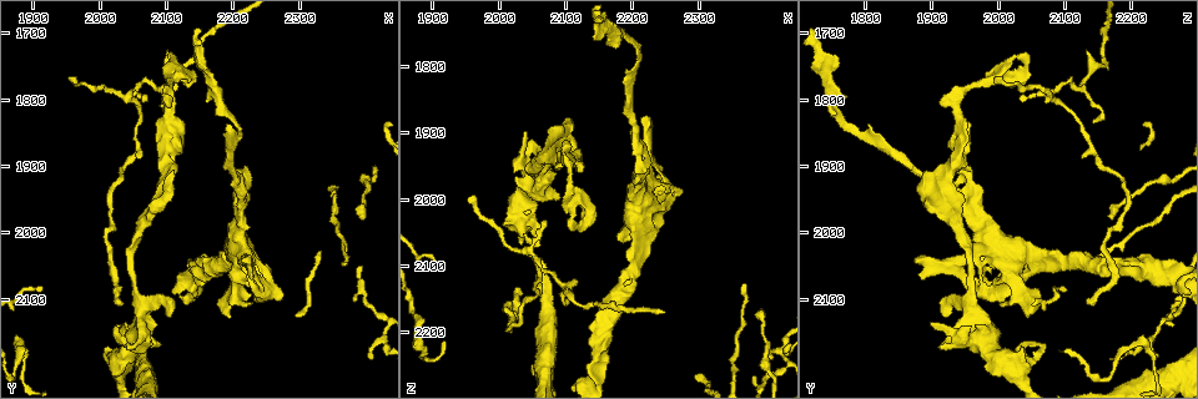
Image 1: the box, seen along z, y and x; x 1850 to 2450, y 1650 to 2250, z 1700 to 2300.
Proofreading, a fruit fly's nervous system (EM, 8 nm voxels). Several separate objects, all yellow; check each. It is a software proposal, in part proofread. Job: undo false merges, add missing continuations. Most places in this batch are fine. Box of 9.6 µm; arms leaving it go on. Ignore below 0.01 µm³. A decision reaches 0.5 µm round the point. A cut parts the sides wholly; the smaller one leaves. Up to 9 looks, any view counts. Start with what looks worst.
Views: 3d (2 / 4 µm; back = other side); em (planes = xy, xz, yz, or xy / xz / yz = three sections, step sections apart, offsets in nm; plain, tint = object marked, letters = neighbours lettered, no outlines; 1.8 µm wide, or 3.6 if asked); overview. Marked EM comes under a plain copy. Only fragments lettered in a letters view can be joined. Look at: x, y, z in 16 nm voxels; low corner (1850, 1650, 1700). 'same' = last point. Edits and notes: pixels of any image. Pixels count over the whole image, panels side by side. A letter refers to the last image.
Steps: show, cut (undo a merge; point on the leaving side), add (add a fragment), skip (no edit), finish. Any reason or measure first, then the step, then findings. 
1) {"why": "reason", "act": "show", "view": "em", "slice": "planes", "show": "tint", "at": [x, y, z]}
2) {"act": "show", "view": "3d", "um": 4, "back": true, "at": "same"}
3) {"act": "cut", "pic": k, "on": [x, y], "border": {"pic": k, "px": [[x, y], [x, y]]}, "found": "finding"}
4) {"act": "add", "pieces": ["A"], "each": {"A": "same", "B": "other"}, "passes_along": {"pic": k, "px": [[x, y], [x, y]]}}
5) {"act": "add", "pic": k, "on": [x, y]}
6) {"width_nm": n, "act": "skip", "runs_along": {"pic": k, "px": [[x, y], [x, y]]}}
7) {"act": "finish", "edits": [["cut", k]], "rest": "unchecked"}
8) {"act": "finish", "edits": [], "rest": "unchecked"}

{"why": "branch stops here", "act": "show", "view": "3d", "um": 4, "back": true, "at": [2140, 1730, 1755]}

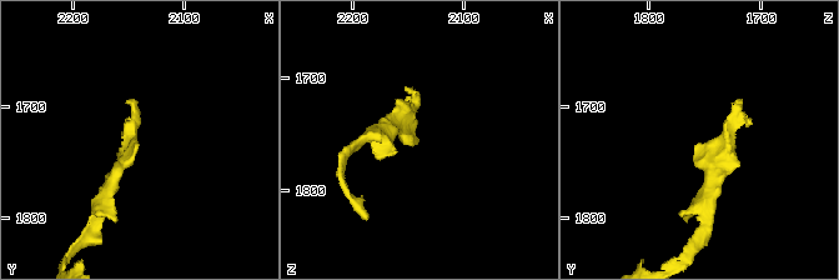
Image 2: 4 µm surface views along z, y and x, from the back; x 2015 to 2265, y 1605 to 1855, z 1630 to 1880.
{"act": "show", "view": "em", "slice": "planes", "show": "tint", "at": [2142, 1732, 1754]}

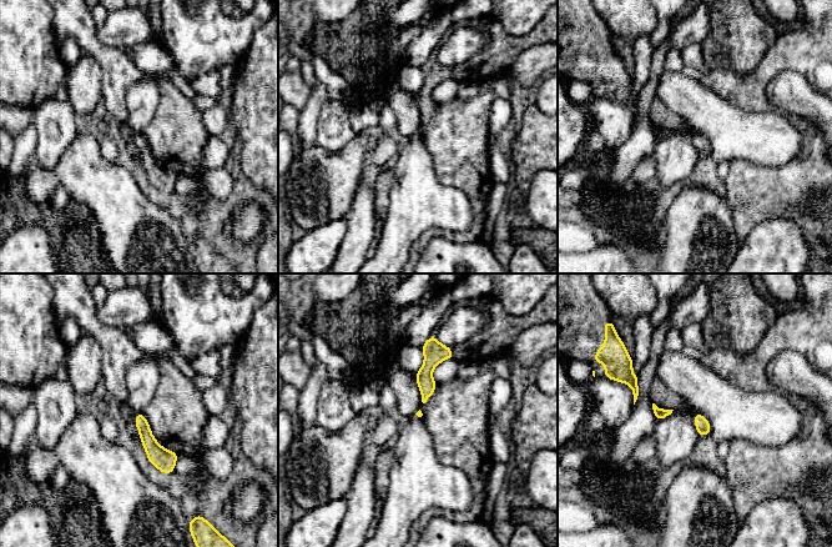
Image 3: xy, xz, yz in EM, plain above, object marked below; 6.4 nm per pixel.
{"why": "see the neighbours", "act": "show", "view": "em", "slice": "planes", "show": "letters", "at": "same"}

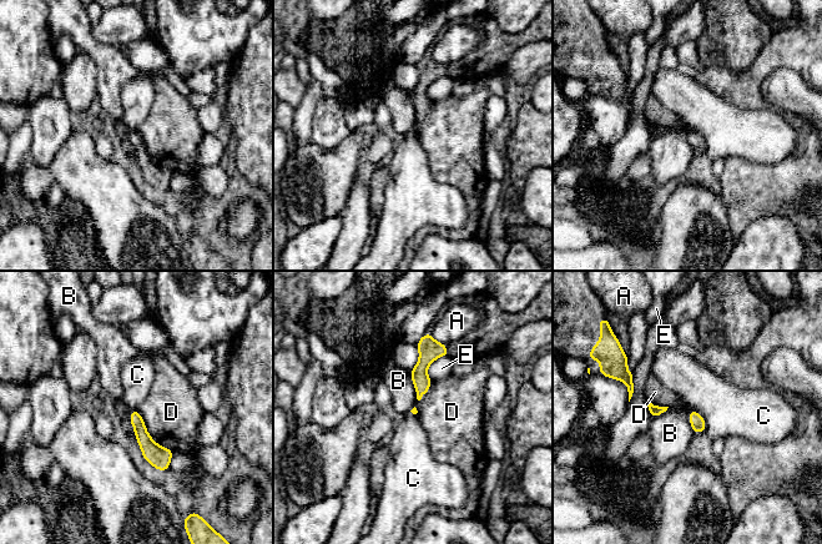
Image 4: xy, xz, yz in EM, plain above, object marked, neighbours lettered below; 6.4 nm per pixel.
{"act": "skip", "each": {"A": "other", "B": "other", "C": "other", "D": "other", "E": "other"}, "runs_along": {"pic": 4, "px": [[134, 413], [145, 442], [165, 467]]}, "found": "none of them fits"}

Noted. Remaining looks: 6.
{"why": "side arm on a straight run", "act": "show", "view": "em", "slice": "planes", "show": "letters", "at": [2100, 1880, 1940]}

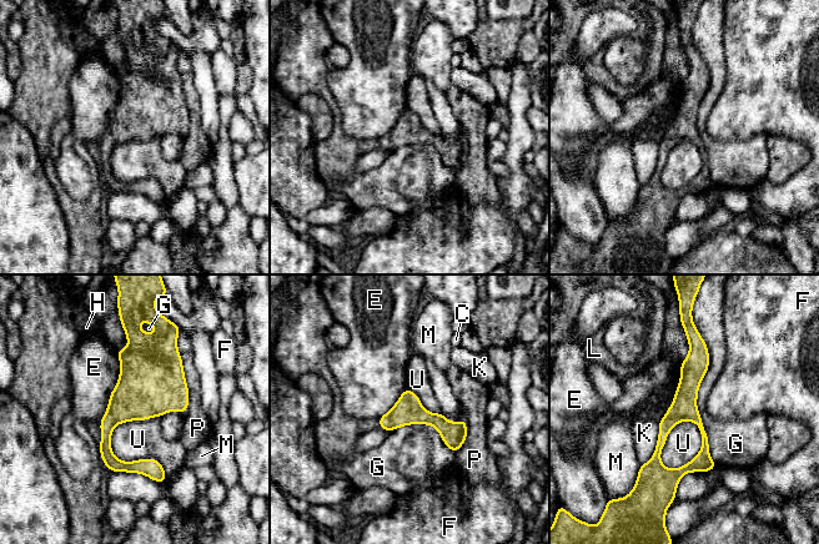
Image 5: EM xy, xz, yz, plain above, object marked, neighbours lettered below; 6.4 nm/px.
{"act": "skip", "each": {"C": "other", "E": "other", "F": "other", "G": "other", "H": "other", "K": "other", "L": "other", "M": "other", "P": "other", "U": "other"}, "border": {"pic": 5, "px": [[117, 423], [111, 452], [167, 479]]}, "found": "all the same neuron"}

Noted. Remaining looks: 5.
{"why": "free end", "act": "show", "view": "3d", "um": 4, "at": [2040, 2175, 1910]}

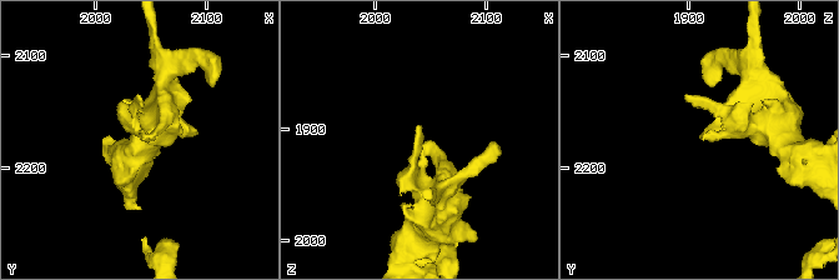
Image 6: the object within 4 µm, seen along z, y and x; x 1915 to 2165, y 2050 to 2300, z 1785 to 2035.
{"act": "show", "view": "em", "slice": "xz", "step": 8, "show": "tint", "at": [2042, 2174, 1914]}

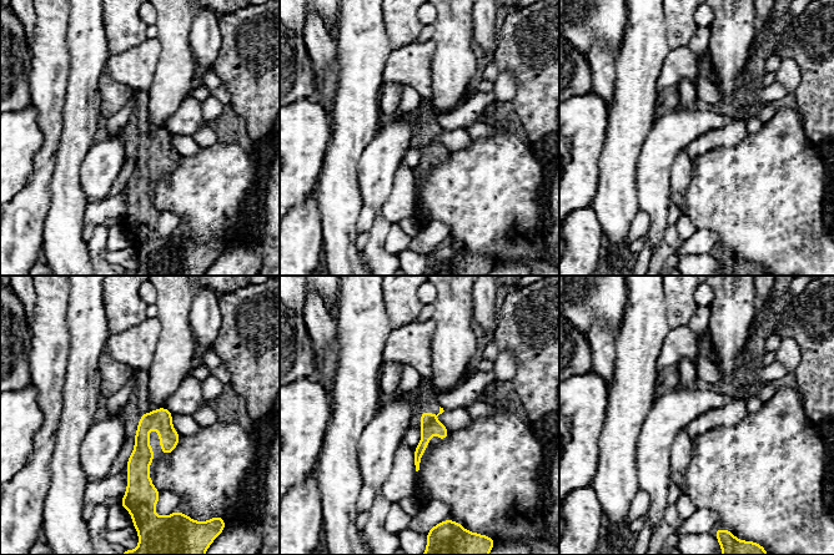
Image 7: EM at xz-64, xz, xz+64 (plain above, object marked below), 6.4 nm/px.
{"act": "show", "view": "em", "slice": "xz", "step": 8, "show": "letters", "at": "same"}

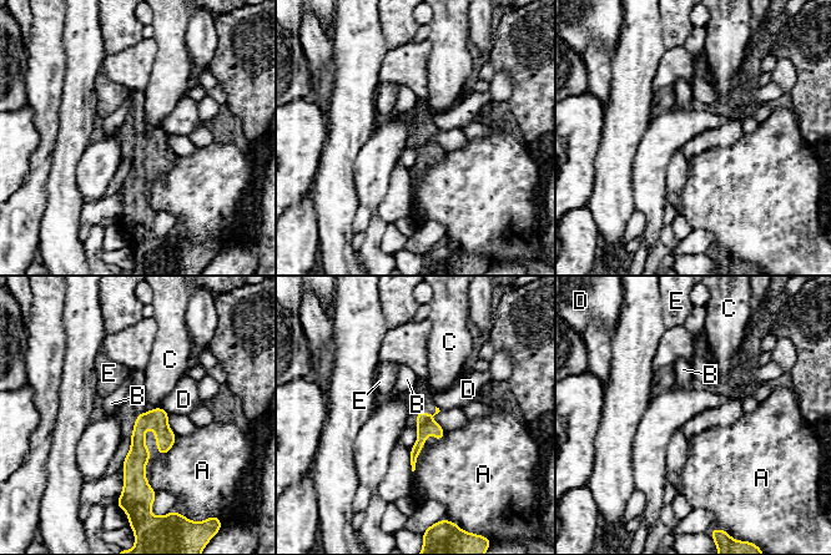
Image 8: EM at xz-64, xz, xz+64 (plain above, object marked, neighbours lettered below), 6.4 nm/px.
{"act": "skip", "each": {"A": "other", "B": "other", "C": "other", "D": "other", "E": "other"}, "border": {"pic": 8, "px": [[160, 407], [169, 413]]}, "found": "none of them fits"}

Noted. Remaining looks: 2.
{"why": "touches itself", "act": "show", "view": "em", "slice": "planes", "show": "letters", "at": [2250, 2095, 2000]}

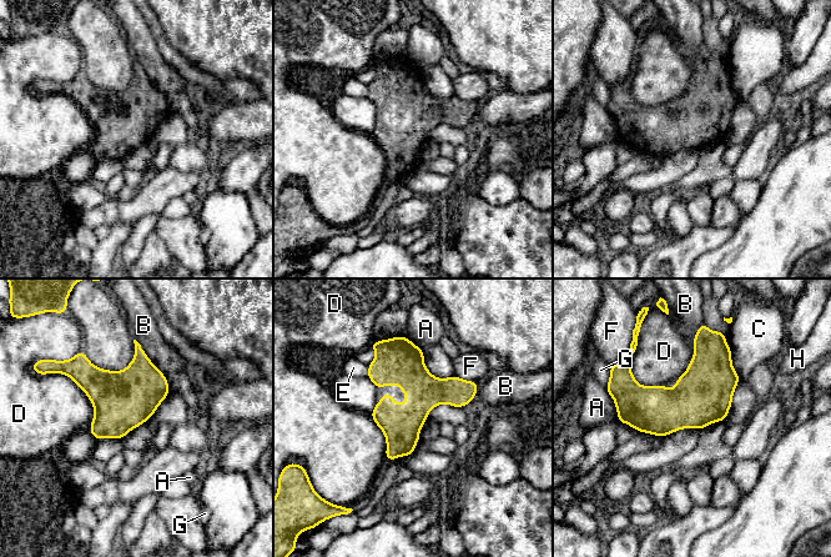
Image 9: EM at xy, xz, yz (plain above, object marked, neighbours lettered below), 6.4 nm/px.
{"width_nm": 260, "act": "skip", "each": {"A": "other", "B": "other", "C": "other", "D": "other", "E": "other", "F": "other", "G": "other", "H": "other"}, "runs_along": {"pic": 9, "px": [[407, 344], [413, 412], [389, 456]]}, "found": "continuous, no second neuron"}

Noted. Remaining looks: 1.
{"act": "finish", "edits": [], "rest": "unchecked"}

